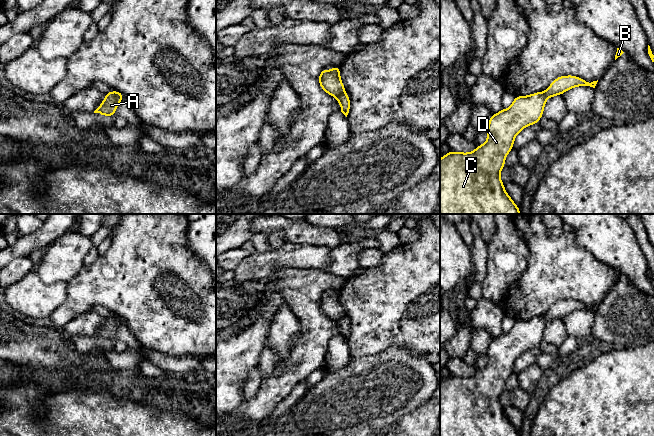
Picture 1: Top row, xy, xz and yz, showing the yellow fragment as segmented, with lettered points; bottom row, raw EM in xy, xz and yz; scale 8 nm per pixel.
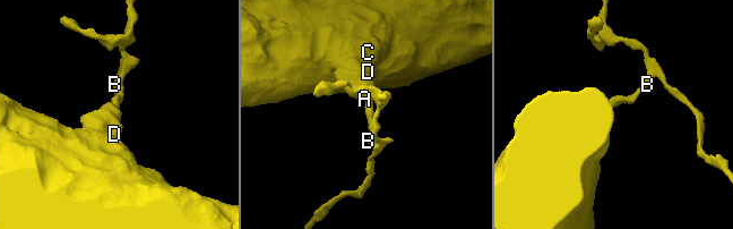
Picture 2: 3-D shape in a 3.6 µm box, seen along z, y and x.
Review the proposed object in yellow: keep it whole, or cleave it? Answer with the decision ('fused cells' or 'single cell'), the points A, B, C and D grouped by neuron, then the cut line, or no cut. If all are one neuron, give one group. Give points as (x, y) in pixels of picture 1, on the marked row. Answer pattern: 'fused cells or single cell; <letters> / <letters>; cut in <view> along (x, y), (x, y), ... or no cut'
fused cells; A C D / B; cut in xz along (344, 92), (337, 97)

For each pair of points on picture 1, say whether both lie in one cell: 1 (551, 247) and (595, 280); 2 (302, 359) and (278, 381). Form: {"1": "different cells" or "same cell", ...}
{"1": "same cell", "2": "same cell"}

